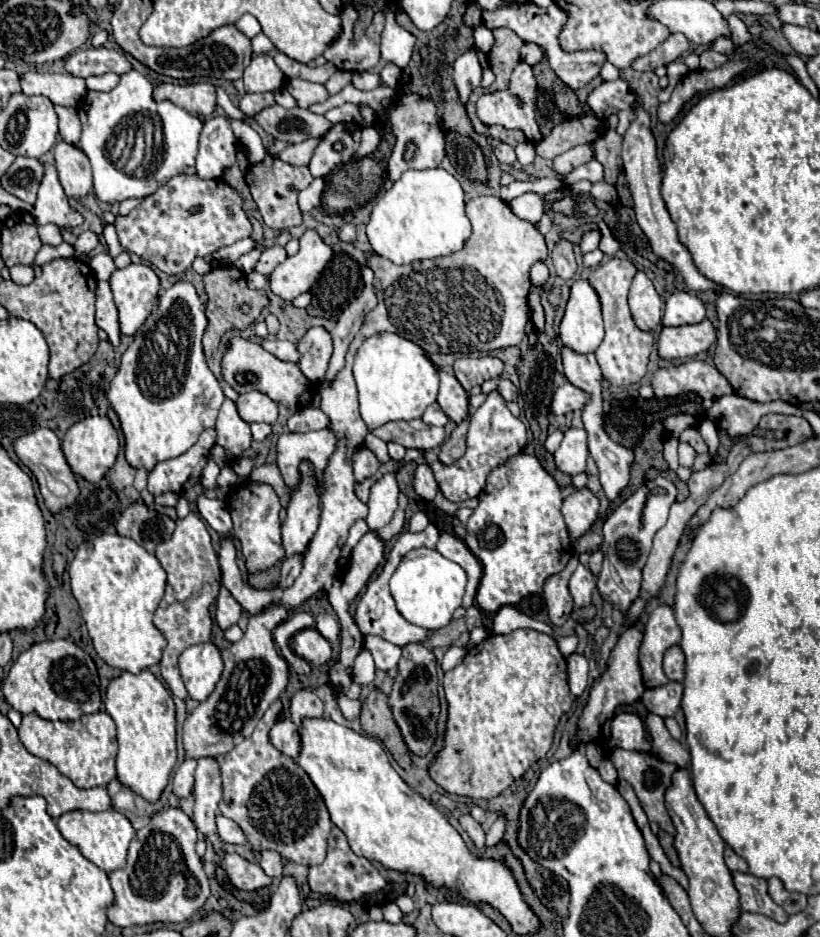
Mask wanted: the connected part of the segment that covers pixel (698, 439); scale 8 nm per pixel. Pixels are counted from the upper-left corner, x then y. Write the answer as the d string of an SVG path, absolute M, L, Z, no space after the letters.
M688 427L688 429L684 429L684 433L680 433L678 441L684 441L684 443L692 445L692 447L696 449L696 453L706 453L706 451L708 451L708 445L704 443L704 439L702 439L702 435L698 433L696 427Z

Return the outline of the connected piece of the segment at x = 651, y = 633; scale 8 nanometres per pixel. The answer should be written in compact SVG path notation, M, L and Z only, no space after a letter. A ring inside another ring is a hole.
M654 605L644 623L644 637L638 655L642 679L648 689L668 683L662 671L662 657L668 647L678 643L680 643L680 629L676 625L674 611L666 605Z

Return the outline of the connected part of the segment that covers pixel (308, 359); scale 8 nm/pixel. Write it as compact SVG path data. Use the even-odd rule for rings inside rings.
M310 327L298 341L302 359L298 361L302 373L312 381L320 383L326 377L328 361L332 357L332 335L324 327Z

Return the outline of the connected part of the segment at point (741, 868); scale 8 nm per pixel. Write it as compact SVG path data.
M726 847L724 859L726 859L726 865L728 865L728 869L730 869L732 873L736 873L736 871L738 871L738 873L748 873L748 863L746 863L740 855L736 855L734 849Z

